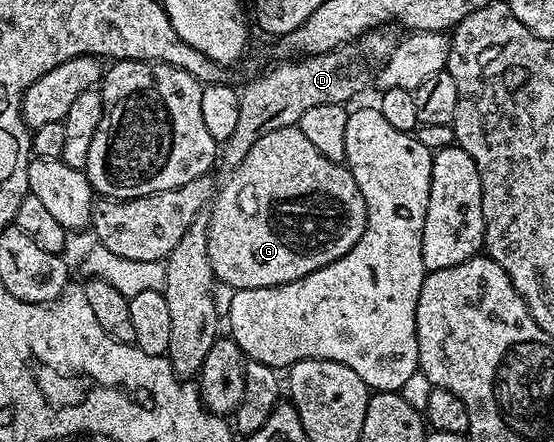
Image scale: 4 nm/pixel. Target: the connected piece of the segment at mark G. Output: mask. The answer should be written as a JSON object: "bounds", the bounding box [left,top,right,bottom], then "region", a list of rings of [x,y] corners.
{"bounds":[208,125,366,290],"region":[[[297,125],[276,128],[276,132],[268,132],[268,136],[260,136],[260,140],[256,140],[256,144],[252,144],[248,156],[244,156],[244,160],[235,170],[229,171],[228,177],[230,179],[227,180],[226,187],[223,190],[221,187],[217,191],[208,210],[210,216],[208,260],[212,260],[212,272],[215,279],[218,282],[234,286],[235,290],[255,290],[256,288],[268,288],[269,286],[288,284],[292,280],[300,280],[336,260],[340,260],[340,256],[348,253],[356,244],[356,240],[360,240],[360,236],[364,236],[366,205],[350,167],[340,162],[328,160],[328,156],[320,156],[320,152],[316,152],[316,147],[310,143],[308,136],[304,136],[304,132],[298,130]]]}

